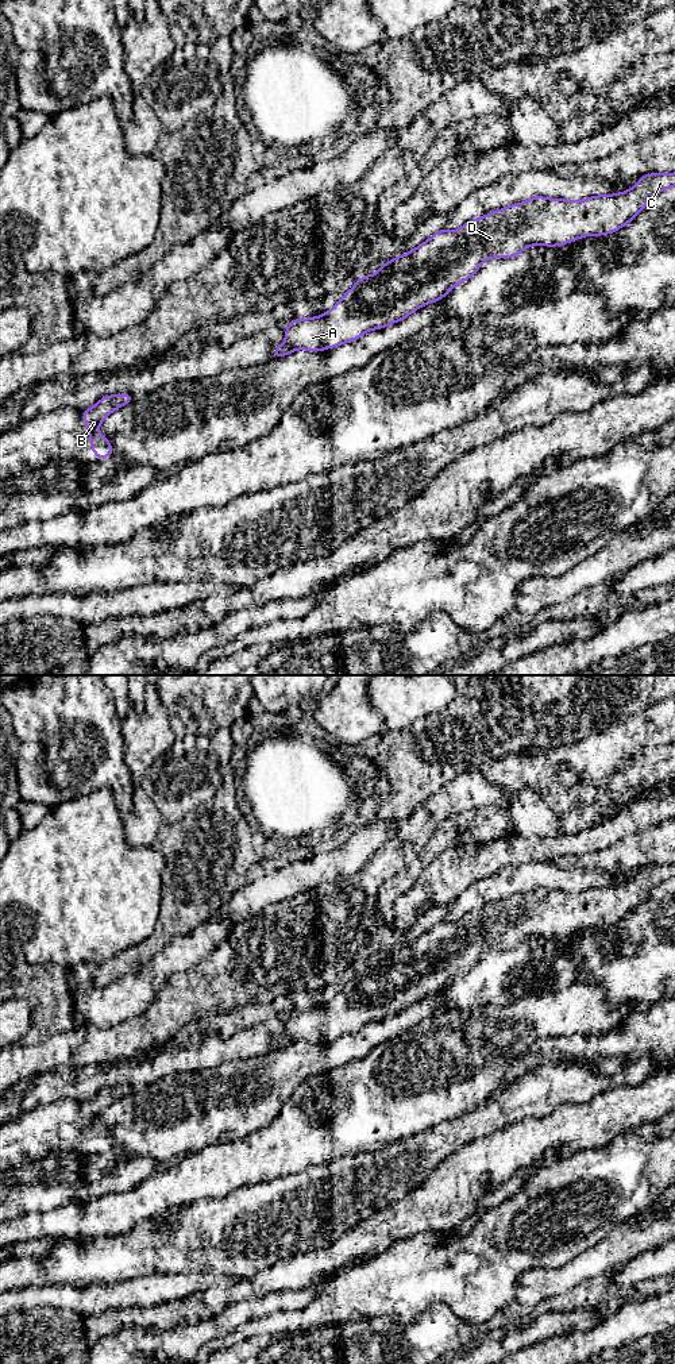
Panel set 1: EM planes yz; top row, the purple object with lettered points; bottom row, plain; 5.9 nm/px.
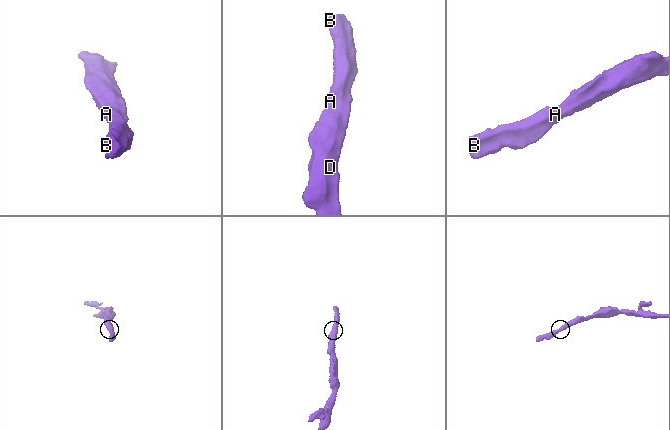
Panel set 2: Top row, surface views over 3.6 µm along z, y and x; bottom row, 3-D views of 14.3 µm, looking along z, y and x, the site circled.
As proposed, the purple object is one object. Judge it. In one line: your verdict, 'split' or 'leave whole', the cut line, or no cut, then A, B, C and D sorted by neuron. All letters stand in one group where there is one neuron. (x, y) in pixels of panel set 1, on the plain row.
leave whole; no cut; A B C D

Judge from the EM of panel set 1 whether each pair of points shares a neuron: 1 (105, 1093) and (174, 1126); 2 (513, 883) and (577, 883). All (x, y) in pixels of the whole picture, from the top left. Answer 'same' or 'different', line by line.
1: different
2: same

